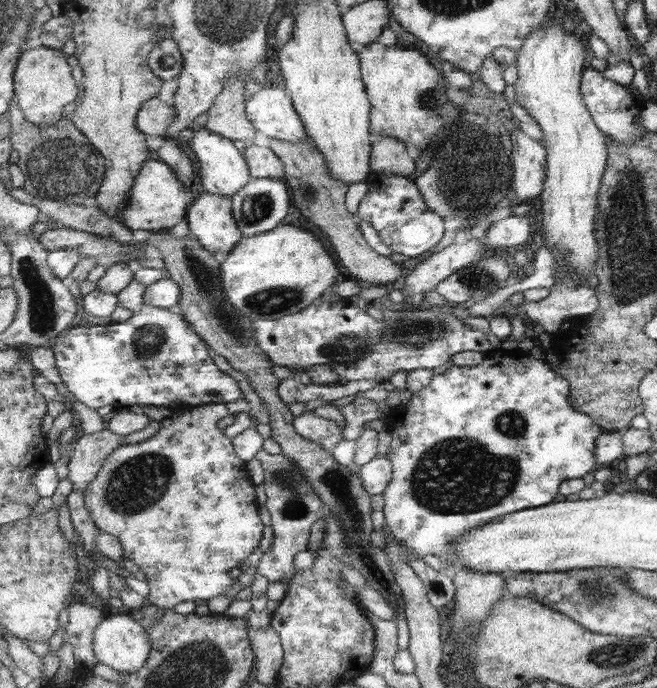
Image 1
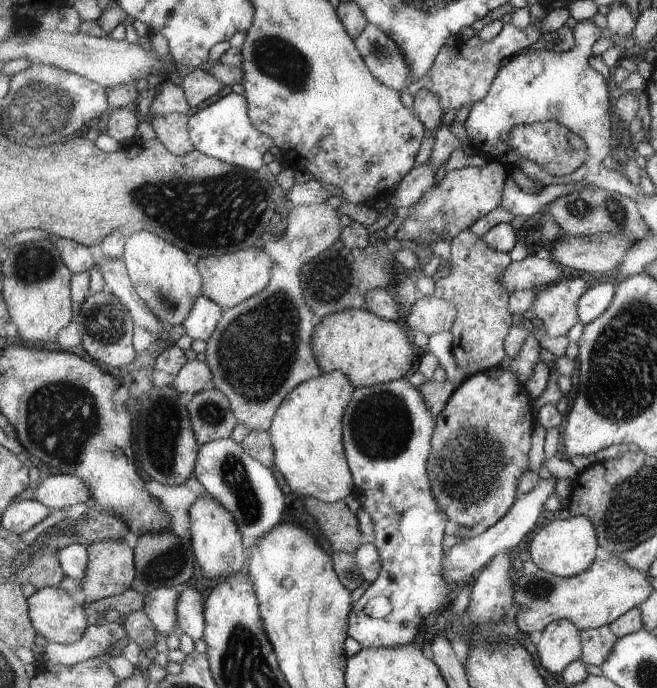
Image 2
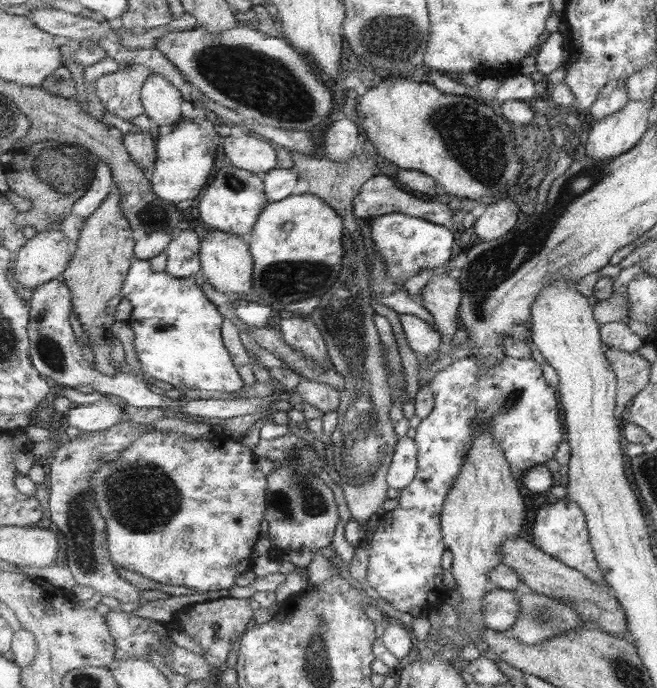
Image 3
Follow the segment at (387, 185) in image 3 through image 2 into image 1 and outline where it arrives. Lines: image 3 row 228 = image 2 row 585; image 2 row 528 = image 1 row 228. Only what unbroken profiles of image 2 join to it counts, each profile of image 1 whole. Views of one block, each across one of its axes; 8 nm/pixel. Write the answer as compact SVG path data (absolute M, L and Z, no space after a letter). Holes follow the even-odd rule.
M511 215L499 222L492 222L482 241L491 248L526 245L531 237L531 222L527 218Z

